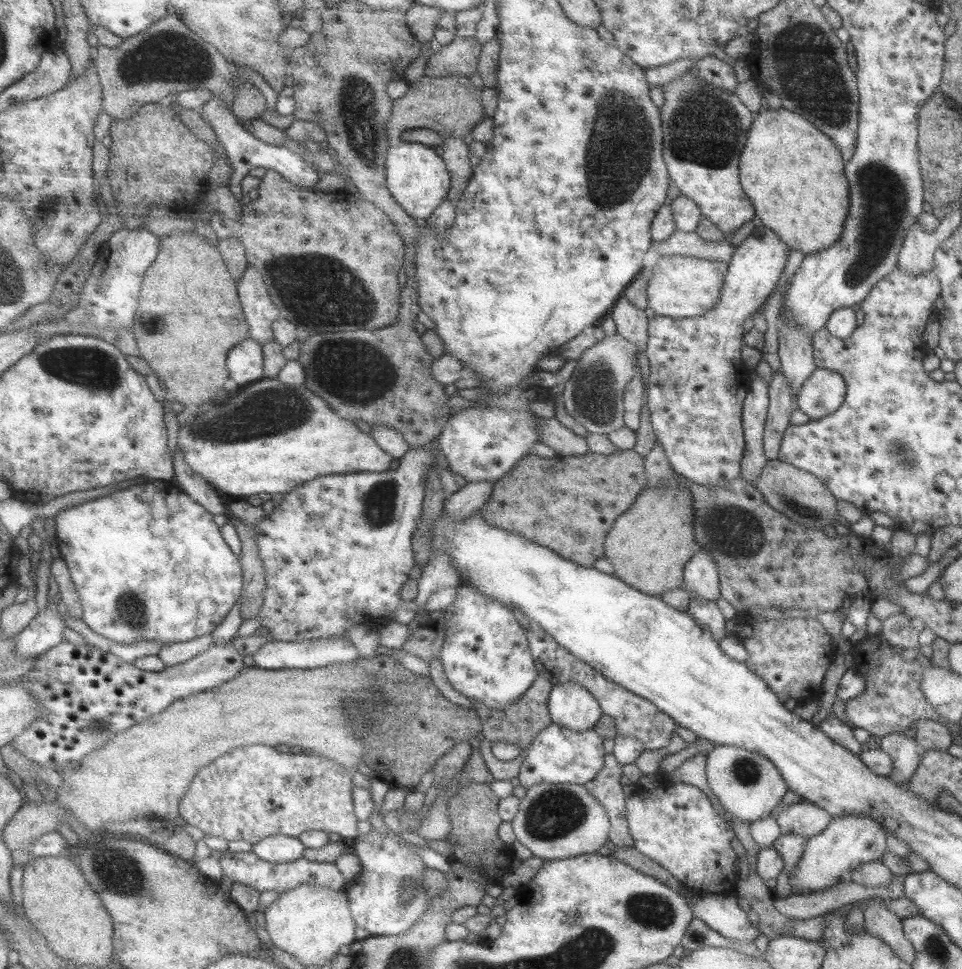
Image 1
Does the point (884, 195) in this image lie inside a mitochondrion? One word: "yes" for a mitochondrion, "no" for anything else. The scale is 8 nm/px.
yes

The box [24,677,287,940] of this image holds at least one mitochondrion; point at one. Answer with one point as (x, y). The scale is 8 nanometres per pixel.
(119, 868)

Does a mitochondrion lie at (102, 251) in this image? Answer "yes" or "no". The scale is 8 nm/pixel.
no

